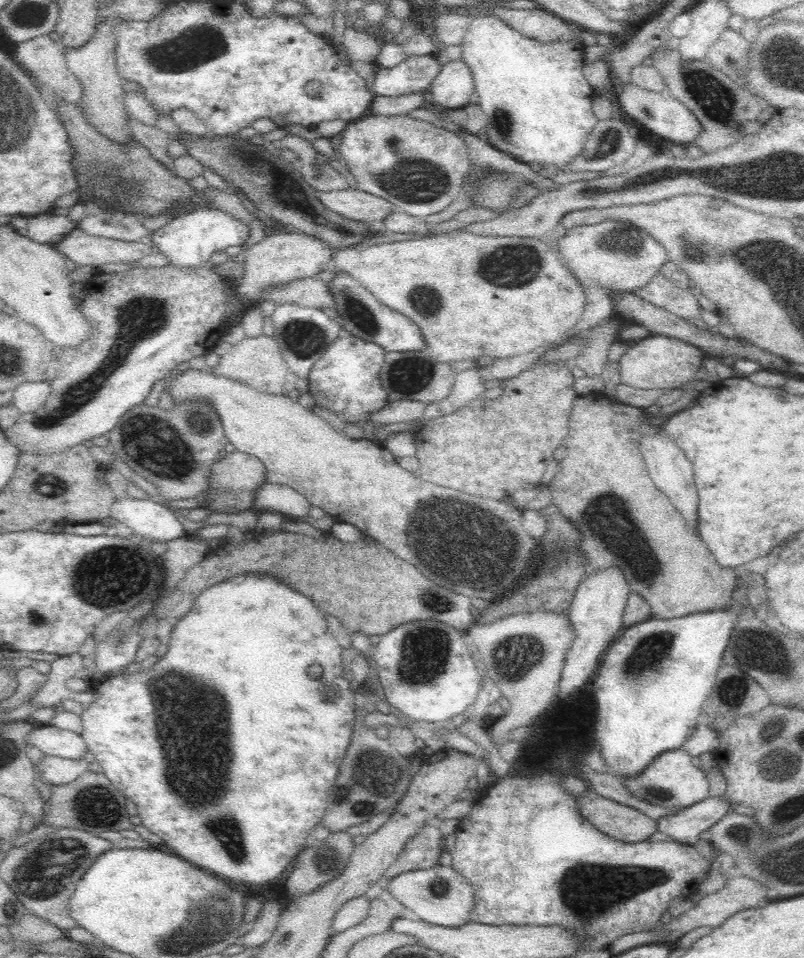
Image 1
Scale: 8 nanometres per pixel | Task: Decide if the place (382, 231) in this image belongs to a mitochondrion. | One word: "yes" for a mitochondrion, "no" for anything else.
no

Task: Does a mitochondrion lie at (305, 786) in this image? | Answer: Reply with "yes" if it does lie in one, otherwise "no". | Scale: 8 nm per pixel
no

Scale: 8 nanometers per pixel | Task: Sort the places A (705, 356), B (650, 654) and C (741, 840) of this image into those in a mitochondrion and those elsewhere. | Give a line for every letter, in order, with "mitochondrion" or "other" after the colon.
A: other
B: mitochondrion
C: mitochondrion

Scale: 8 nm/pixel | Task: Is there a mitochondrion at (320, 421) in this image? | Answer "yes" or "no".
no

